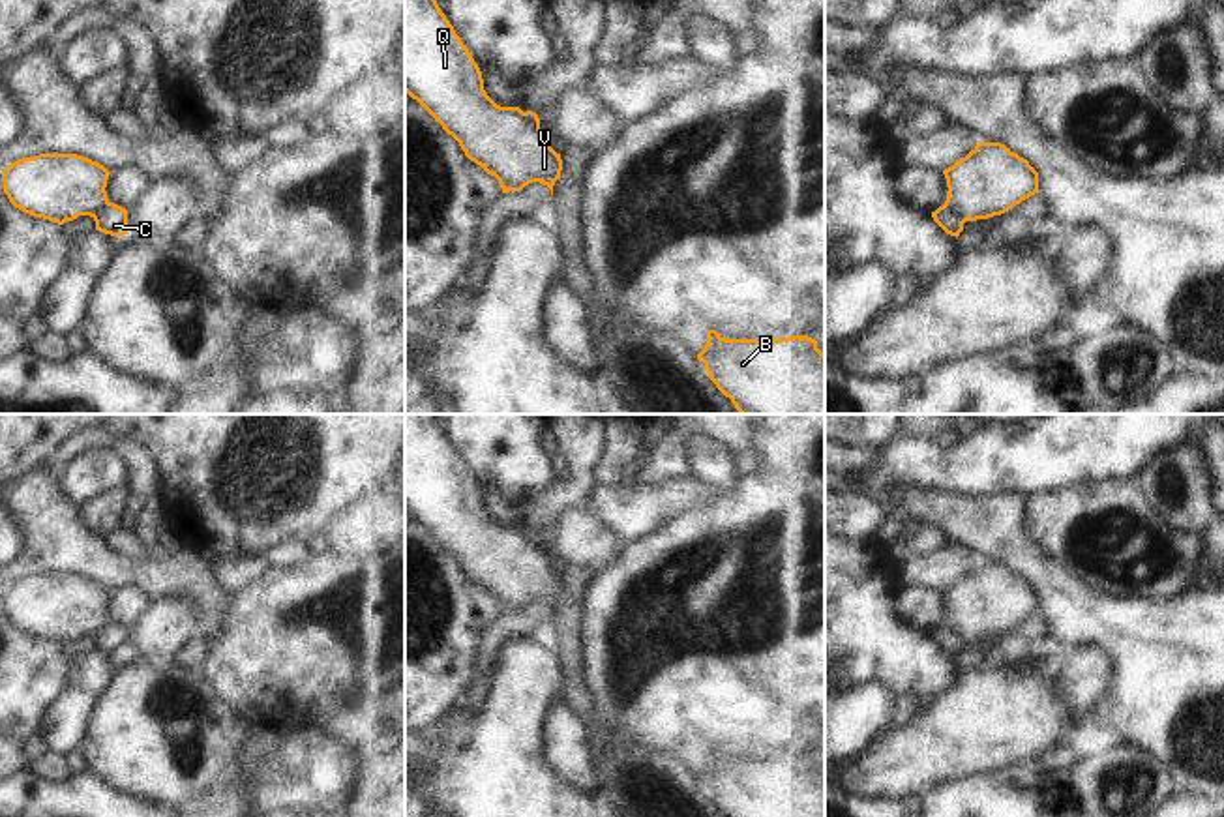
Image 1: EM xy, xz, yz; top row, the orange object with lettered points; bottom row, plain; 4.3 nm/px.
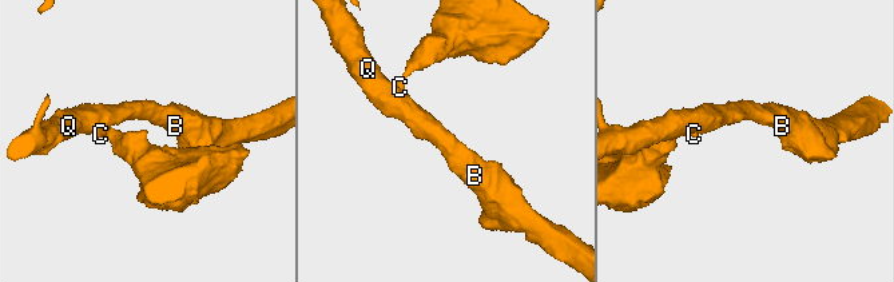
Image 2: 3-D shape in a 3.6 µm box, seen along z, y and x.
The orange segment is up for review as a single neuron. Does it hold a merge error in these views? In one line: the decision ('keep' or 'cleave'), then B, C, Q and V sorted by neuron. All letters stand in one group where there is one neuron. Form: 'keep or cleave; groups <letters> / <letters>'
cleave; groups B Q V / C

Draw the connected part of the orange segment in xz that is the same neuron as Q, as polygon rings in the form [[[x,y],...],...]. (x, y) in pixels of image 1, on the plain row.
[[[405,414],[405,512],[459,562],[470,581],[499,600],[502,613],[540,602],[553,615],[562,579],[549,564],[551,555],[532,545],[519,527],[500,527],[485,513],[478,483],[433,414]]]

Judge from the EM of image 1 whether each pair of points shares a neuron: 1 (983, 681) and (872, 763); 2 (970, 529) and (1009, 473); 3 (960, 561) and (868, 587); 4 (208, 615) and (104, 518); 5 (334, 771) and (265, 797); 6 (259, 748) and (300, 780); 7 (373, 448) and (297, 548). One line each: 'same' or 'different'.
1: same
2: different
3: different
4: different
5: same
6: different
7: different

